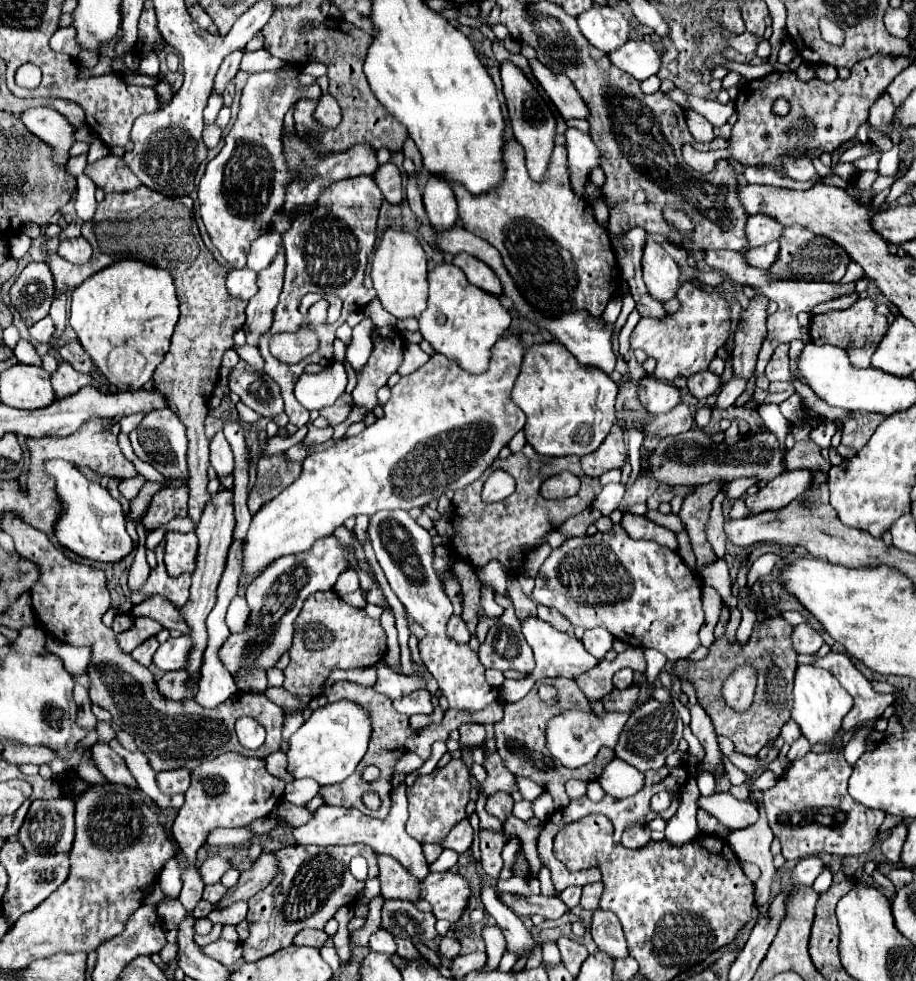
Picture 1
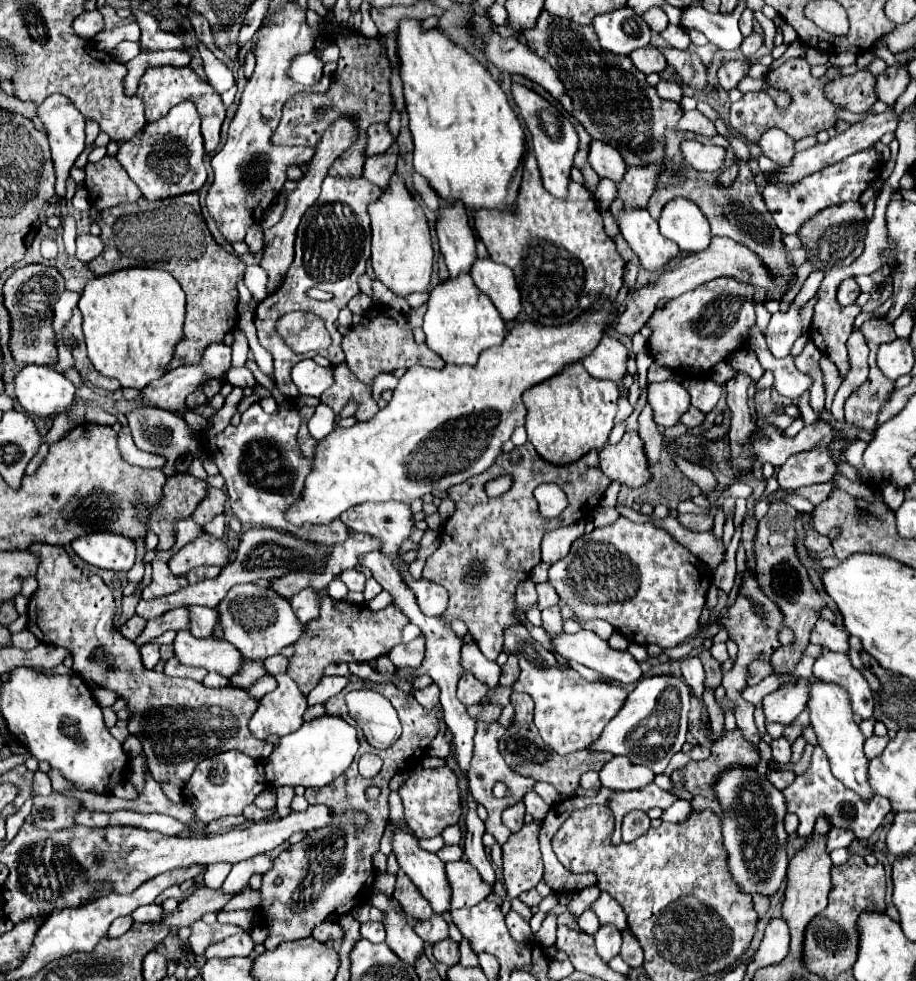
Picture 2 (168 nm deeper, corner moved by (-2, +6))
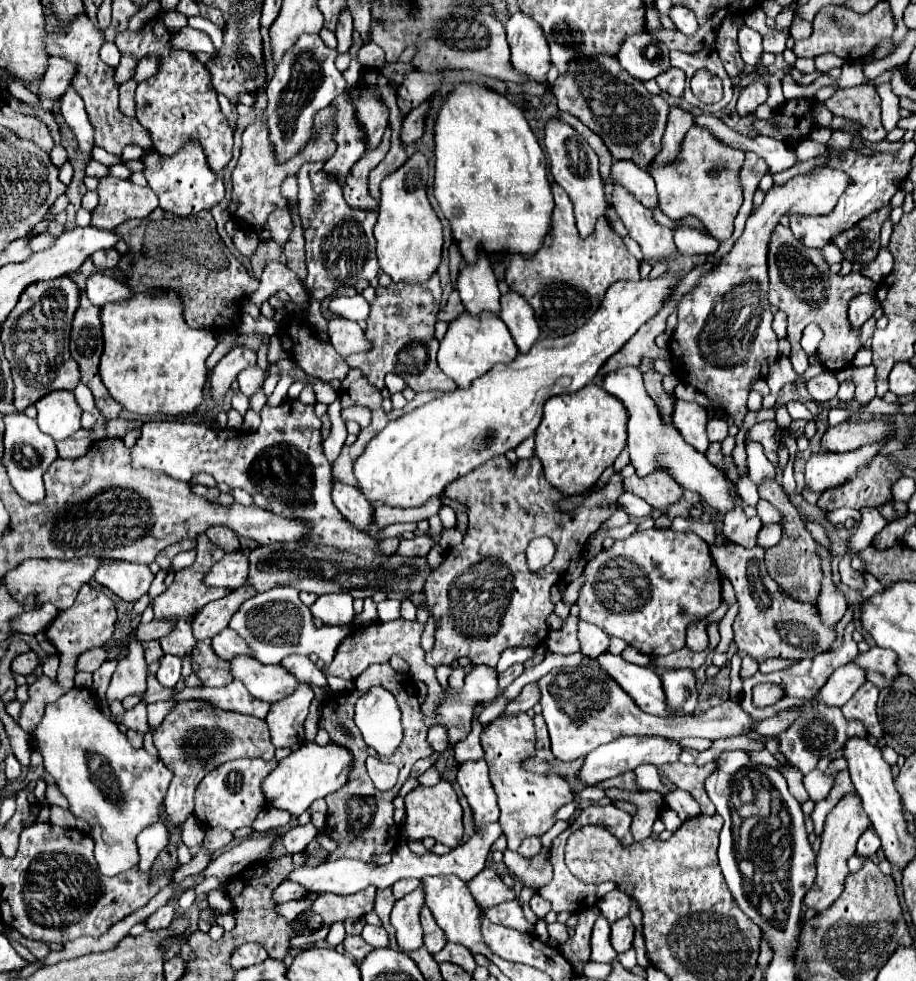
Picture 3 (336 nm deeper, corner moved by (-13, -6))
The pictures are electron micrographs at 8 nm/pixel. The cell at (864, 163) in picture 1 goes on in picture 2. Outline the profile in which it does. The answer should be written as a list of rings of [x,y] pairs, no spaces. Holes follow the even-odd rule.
[[[871,147],[871,151],[861,151],[859,155],[851,155],[831,167],[825,167],[805,177],[791,191],[779,191],[777,187],[767,185],[763,189],[763,201],[767,205],[767,211],[773,215],[775,225],[781,229],[781,233],[797,233],[797,229],[817,211],[829,205],[857,201],[861,193],[877,179],[877,175],[879,175],[879,161],[877,161],[875,149]]]

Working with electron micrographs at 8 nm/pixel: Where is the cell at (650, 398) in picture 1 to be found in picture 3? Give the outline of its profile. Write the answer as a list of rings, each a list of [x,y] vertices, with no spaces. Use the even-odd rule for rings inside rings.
[[[676,401],[672,421],[682,433],[682,437],[696,447],[700,453],[706,453],[710,441],[706,437],[706,423],[708,423],[708,413],[704,407],[698,403],[688,403],[688,401]]]

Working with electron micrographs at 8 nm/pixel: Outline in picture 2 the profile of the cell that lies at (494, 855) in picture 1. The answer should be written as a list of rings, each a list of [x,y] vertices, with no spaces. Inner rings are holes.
[[[479,721],[479,723],[477,723],[473,759],[471,759],[471,765],[469,765],[469,771],[467,771],[469,789],[471,789],[473,799],[475,799],[477,803],[481,803],[481,805],[487,809],[485,831],[487,831],[487,833],[491,833],[499,845],[503,845],[503,843],[507,841],[507,837],[511,835],[511,831],[507,831],[507,827],[505,827],[505,825],[503,825],[503,821],[501,821],[501,811],[503,811],[503,807],[509,807],[511,803],[521,801],[521,799],[523,799],[523,795],[525,795],[527,791],[531,791],[531,789],[533,789],[533,785],[535,785],[535,781],[533,781],[533,779],[523,777],[523,775],[515,773],[513,769],[509,769],[509,767],[507,767],[507,763],[505,763],[505,759],[501,757],[501,753],[499,753],[499,749],[497,749],[497,743],[499,743],[499,739],[501,739],[501,735],[503,735],[505,731],[507,731],[507,729],[505,729],[505,727],[501,727],[497,721],[495,721],[495,723],[483,723],[483,721]],[[497,781],[503,781],[503,783],[509,787],[509,793],[507,793],[507,797],[505,797],[505,799],[495,799],[495,797],[493,797],[493,793],[491,793],[491,791],[493,791],[493,785],[495,785]]]

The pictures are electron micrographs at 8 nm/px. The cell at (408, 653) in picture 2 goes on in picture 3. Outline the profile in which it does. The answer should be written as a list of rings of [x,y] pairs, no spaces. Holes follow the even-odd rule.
[[[500,455],[446,487],[446,497],[458,499],[468,507],[470,523],[464,541],[446,553],[444,561],[434,571],[434,575],[430,575],[424,587],[424,609],[432,613],[436,621],[436,641],[434,649],[426,653],[426,663],[438,667],[450,665],[454,659],[468,657],[472,665],[496,667],[502,651],[508,647],[536,649],[538,645],[542,645],[548,635],[546,617],[554,611],[554,605],[550,605],[550,589],[564,577],[570,561],[582,555],[588,537],[596,533],[600,525],[606,523],[618,509],[618,497],[624,493],[622,481],[624,477],[620,473],[614,473],[602,491],[590,493],[584,505],[572,513],[562,513],[556,507],[564,497],[544,479],[540,461],[536,457],[522,459],[516,467],[512,467],[506,457]],[[542,535],[554,541],[556,555],[544,569],[530,573],[526,567],[526,547],[534,537]]]

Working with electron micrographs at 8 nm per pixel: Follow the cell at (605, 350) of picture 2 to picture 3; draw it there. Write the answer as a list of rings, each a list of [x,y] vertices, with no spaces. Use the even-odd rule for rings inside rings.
[[[624,367],[622,371],[614,371],[612,375],[606,375],[602,381],[604,391],[608,391],[612,397],[620,399],[622,405],[628,411],[628,451],[630,451],[630,463],[636,469],[636,475],[648,475],[656,469],[668,471],[670,477],[684,489],[694,491],[702,497],[704,503],[708,503],[712,509],[720,513],[732,511],[736,505],[745,507],[744,511],[748,517],[757,515],[755,507],[744,505],[738,491],[730,493],[730,485],[726,481],[726,475],[722,469],[716,469],[704,453],[696,451],[692,445],[688,445],[680,431],[672,423],[664,423],[660,409],[650,399],[650,395],[644,389],[642,371],[634,367]]]

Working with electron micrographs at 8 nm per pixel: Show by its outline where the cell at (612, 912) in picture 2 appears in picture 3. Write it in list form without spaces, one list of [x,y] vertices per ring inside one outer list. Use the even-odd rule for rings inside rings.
[[[618,889],[606,893],[600,901],[598,907],[602,911],[602,915],[606,915],[606,919],[610,923],[614,923],[616,919],[622,919],[622,915],[628,915],[630,911],[630,897]]]

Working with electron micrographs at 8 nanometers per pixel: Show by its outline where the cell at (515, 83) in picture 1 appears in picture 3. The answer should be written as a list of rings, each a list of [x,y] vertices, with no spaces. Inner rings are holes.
[[[558,119],[548,121],[544,145],[546,145],[546,153],[550,157],[550,171],[554,175],[554,181],[570,195],[570,199],[574,203],[578,233],[582,239],[586,239],[588,235],[592,235],[596,221],[600,217],[604,217],[610,207],[604,197],[604,179],[600,177],[600,171],[598,171],[598,155],[586,143],[586,139],[582,135],[578,135],[576,129],[572,129],[570,125],[566,125],[564,121],[558,121]]]

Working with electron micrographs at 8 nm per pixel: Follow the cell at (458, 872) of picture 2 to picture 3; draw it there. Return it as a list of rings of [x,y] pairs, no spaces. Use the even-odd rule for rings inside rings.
[[[482,869],[470,883],[468,883],[470,893],[474,895],[476,903],[480,907],[492,907],[504,901],[516,899],[514,891],[502,883],[502,879],[492,871],[492,869]]]

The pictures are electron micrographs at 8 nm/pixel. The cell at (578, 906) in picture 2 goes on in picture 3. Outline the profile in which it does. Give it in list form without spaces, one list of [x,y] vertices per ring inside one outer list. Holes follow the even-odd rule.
[[[596,911],[580,913],[576,933],[570,937],[570,941],[566,941],[560,947],[560,951],[568,963],[574,965],[576,961],[588,961],[590,959],[590,933],[592,933],[594,921],[596,921]]]

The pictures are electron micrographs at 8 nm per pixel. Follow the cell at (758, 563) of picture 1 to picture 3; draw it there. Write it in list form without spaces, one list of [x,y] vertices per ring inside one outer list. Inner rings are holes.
[[[864,573],[865,585],[863,589],[860,590],[861,595],[865,599],[869,599],[877,593],[881,593],[884,590],[884,587],[880,582],[870,573]]]

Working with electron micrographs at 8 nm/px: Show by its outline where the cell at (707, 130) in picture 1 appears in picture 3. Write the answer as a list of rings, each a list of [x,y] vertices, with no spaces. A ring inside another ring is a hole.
[[[690,127],[686,137],[682,139],[680,155],[674,163],[664,167],[654,167],[650,163],[646,171],[654,177],[660,211],[670,219],[682,219],[686,215],[696,215],[704,227],[716,235],[718,241],[728,239],[734,231],[732,223],[742,205],[742,187],[738,183],[738,171],[744,163],[744,153],[718,143],[710,131],[702,131],[700,127]]]

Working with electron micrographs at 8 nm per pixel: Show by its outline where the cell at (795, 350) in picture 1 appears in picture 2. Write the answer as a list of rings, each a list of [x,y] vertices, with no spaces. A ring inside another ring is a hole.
[[[753,325],[748,340],[749,347],[755,352],[761,366],[772,371],[774,375],[773,386],[777,392],[789,399],[797,399],[803,391],[807,391],[813,379],[801,373],[795,367],[794,359],[789,355],[783,359],[776,359],[768,350],[765,336],[757,325]]]

